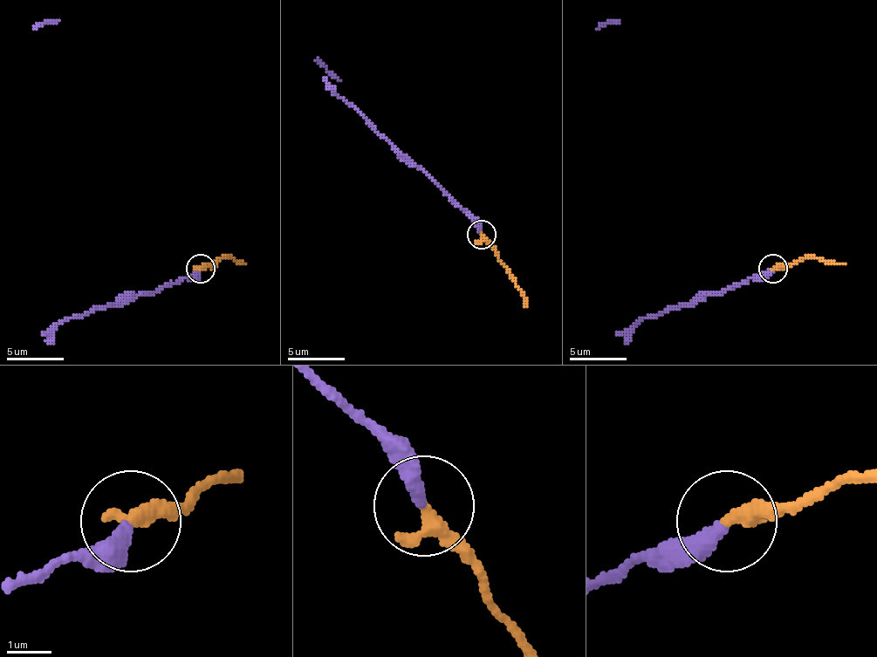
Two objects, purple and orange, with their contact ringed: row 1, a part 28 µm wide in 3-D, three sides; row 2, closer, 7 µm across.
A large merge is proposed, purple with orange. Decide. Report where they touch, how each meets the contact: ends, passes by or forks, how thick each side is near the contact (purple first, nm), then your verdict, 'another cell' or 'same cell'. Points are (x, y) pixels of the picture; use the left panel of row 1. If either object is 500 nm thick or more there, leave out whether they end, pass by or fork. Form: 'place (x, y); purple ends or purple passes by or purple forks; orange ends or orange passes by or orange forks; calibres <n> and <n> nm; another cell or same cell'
place (200, 269); purple ends; orange ends; calibres 360 and 400 nm; another cell

